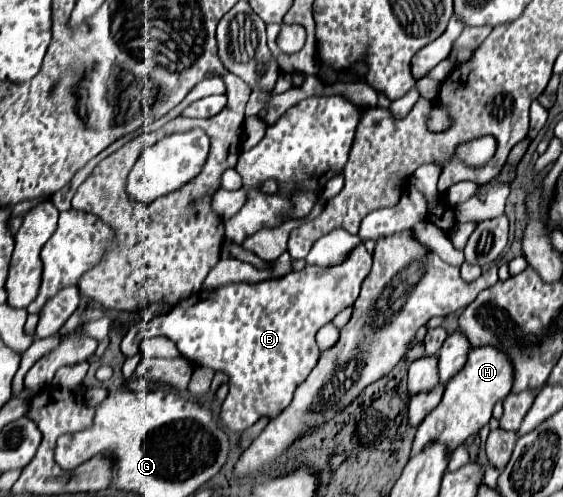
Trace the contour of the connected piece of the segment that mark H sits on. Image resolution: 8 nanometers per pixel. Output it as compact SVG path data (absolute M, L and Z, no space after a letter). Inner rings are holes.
M491 345L471 349L465 367L445 385L441 403L419 425L415 441L413 441L411 457L421 453L431 443L445 445L447 455L451 455L467 437L477 435L479 429L489 423L495 403L503 401L509 395L511 381L513 381L513 369L505 353L501 353L499 349Z

